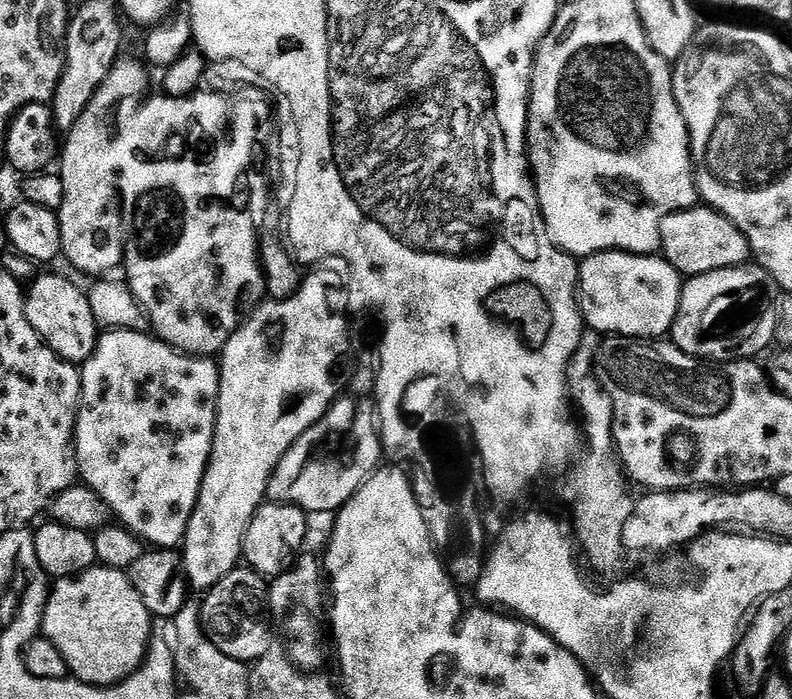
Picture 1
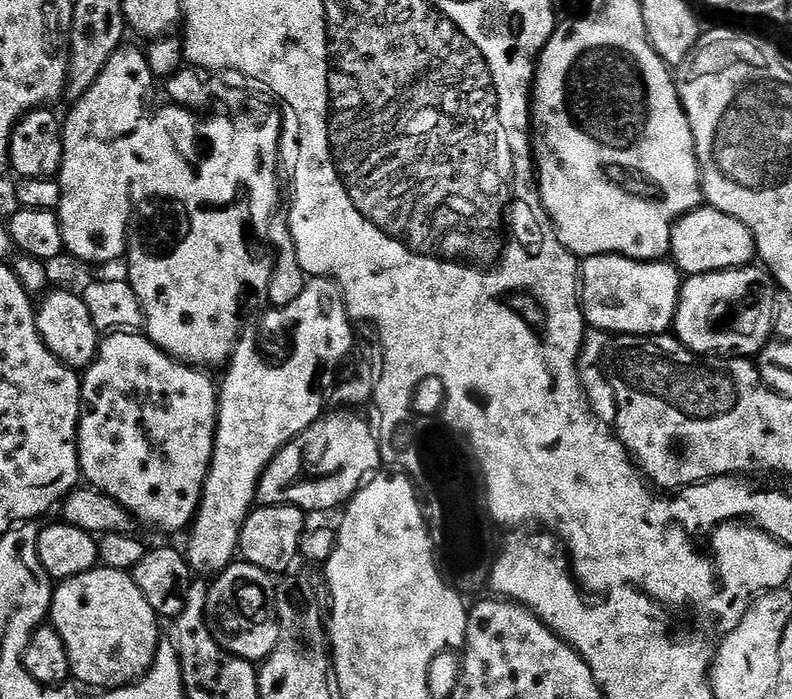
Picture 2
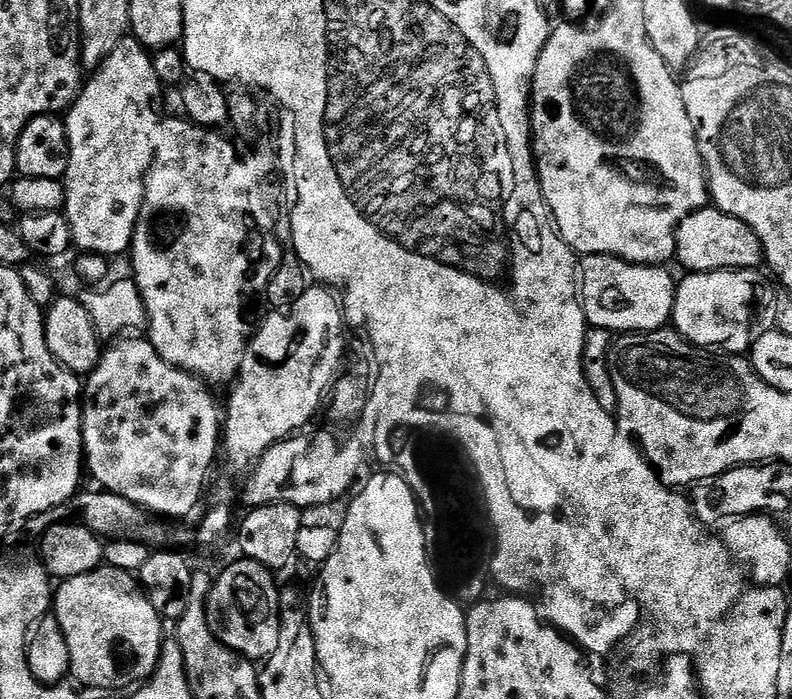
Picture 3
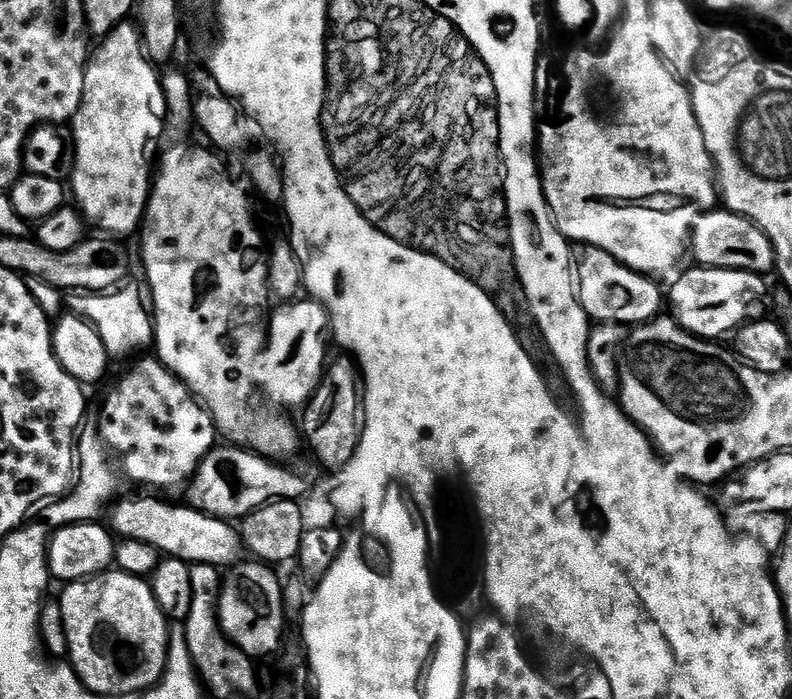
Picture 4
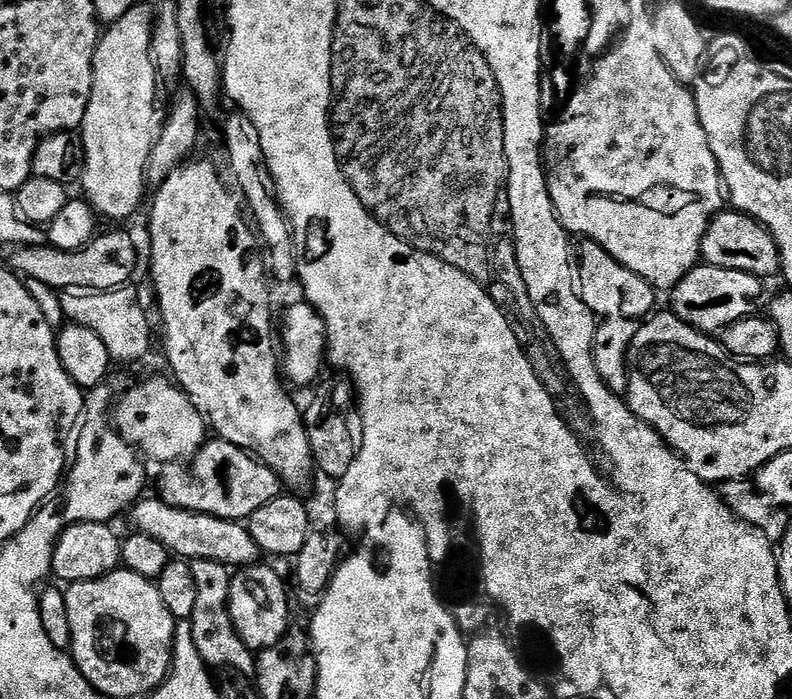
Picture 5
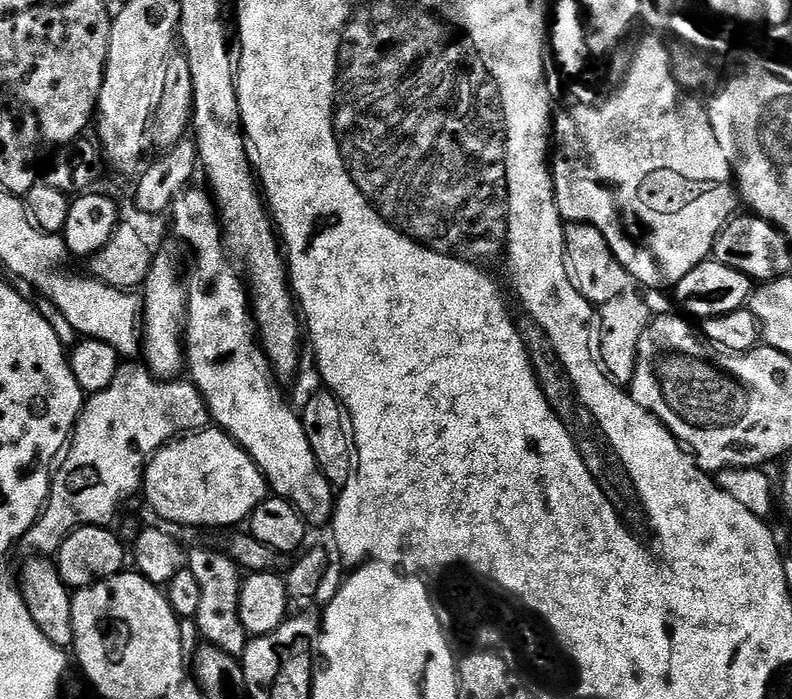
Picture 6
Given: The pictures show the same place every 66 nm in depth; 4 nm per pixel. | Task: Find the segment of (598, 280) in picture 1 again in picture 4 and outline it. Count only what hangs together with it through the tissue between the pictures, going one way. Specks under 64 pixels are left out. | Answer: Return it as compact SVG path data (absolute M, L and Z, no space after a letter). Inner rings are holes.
M588 248L585 253L578 260L578 295L587 316L620 320L629 326L643 326L657 319L656 284L651 275L627 268L601 248Z

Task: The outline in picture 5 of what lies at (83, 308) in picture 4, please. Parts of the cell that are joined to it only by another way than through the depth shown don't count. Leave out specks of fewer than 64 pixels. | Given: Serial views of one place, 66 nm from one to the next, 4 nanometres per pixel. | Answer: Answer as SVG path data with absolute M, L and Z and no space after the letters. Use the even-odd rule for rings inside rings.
M132 286L115 288L112 291L71 290L61 291L60 308L73 324L94 330L98 338L112 355L113 361L136 360L148 352L152 344L152 328L148 325L148 316L140 305L140 296Z

